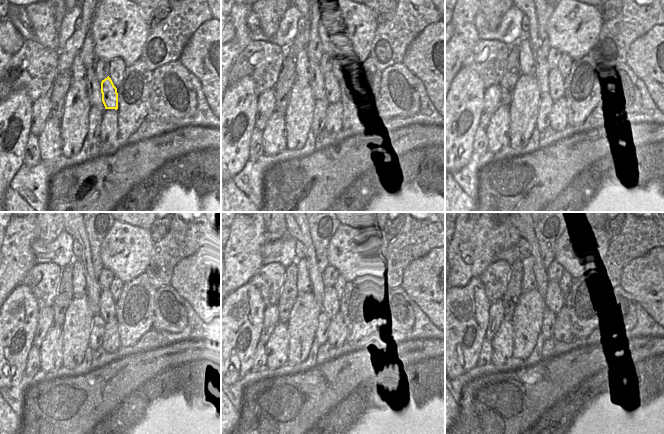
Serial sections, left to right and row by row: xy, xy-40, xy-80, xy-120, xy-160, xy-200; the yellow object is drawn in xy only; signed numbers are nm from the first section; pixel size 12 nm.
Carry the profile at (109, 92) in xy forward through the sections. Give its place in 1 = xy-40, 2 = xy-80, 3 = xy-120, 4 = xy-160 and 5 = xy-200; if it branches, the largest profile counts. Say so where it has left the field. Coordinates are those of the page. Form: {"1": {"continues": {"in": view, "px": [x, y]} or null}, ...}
{"1": {"continues": {"in": "xy-40", "px": [332, 87]}}, "2": {"continues": {"in": "xy-80", "px": [556, 83]}}, "3": {"continues": {"in": "xy-120", "px": [107, 305]}}, "4": {"continues": {"in": "xy-160", "px": [330, 305]}}, "5": {"continues": {"in": "xy-200", "px": [554, 299]}}}

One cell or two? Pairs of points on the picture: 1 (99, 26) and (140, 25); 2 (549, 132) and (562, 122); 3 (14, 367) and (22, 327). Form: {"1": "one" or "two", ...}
{"1": "one", "2": "two", "3": "one"}

